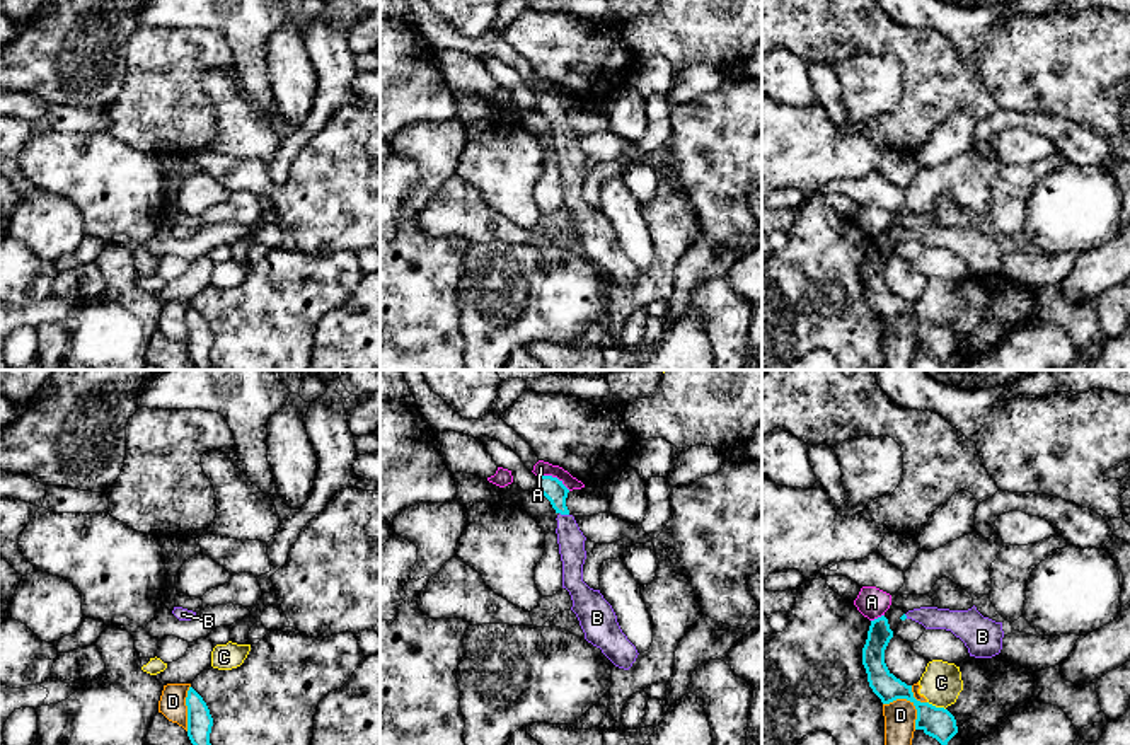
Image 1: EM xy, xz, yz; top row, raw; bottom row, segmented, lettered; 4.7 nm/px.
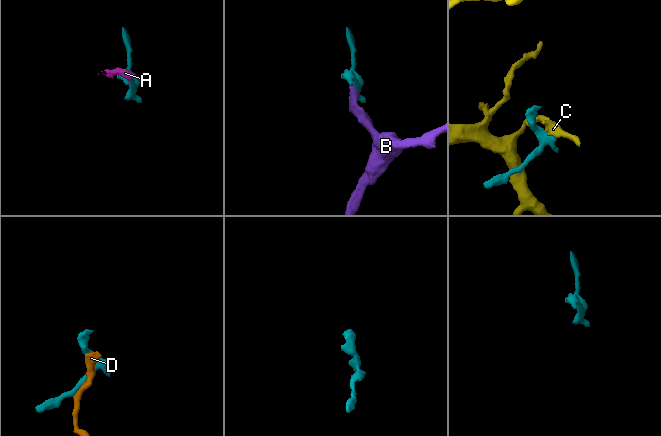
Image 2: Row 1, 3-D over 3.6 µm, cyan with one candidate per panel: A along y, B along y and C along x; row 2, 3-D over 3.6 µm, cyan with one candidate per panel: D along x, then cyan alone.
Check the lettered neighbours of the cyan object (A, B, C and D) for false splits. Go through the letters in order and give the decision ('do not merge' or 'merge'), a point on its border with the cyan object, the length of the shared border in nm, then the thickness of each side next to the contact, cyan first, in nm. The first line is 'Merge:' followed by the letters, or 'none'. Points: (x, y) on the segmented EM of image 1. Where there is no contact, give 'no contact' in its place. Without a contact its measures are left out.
Merge: B
A: do not merge; contact xz (554, 478); length 170 nm; calibres 100 and 70 nm
B: merge; contact xz (564, 513); length 50 nm; calibres 100 and 130 nm
C: do not merge; contact yz (934, 706); length 100 nm; calibres 150 and 190 nm
D: do not merge; contact yz (910, 701); length 200 nm; calibres 150 and 150 nm

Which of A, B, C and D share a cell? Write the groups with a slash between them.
A / B / C D

